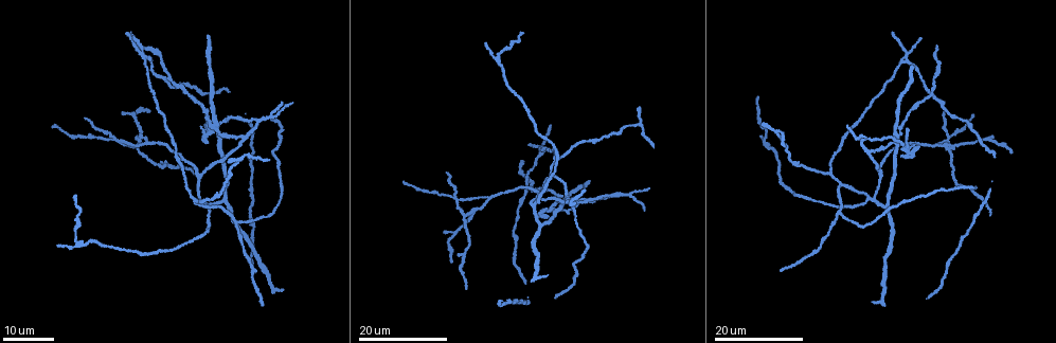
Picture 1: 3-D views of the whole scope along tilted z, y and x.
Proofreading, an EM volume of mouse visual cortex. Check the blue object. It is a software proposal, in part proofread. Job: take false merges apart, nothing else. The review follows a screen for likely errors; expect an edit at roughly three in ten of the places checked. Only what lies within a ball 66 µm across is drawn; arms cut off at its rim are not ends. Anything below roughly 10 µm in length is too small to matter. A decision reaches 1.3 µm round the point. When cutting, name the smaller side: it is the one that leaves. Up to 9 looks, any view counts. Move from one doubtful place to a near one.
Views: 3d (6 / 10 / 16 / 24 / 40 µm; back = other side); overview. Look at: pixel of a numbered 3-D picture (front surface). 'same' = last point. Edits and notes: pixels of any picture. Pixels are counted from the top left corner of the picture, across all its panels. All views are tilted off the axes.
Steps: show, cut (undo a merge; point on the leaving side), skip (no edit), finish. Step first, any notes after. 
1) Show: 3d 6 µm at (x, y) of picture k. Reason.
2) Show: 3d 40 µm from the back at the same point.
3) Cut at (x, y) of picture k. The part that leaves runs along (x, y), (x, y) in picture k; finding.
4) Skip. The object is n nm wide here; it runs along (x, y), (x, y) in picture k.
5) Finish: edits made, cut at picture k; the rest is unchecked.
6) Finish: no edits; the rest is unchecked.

Show: 3d 24 µm at (842, 182) of picture 1. Three-way junction.

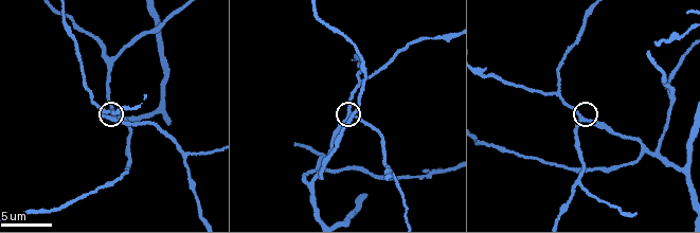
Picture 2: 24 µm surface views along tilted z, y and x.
Show: 3d 10 µm at (115, 120) of picture 2. Zoom in.

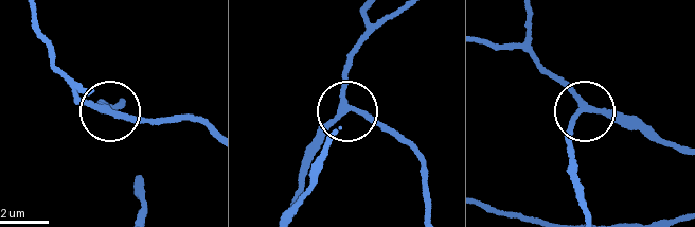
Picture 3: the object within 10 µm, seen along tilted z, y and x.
Show: 3d 10 µm from the back at (587, 105) of picture 3.

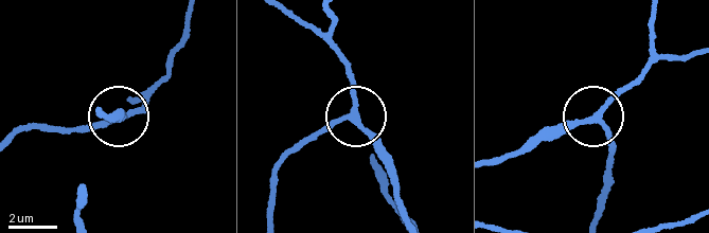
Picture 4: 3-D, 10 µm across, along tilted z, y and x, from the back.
Skip. It runs along (18, 131), (40, 124), (87, 129), (120, 118) in picture 4; continuous, no second neuron.

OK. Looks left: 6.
Show: 3d 24 µm at (143, 54) of picture 1. Four-way junction.

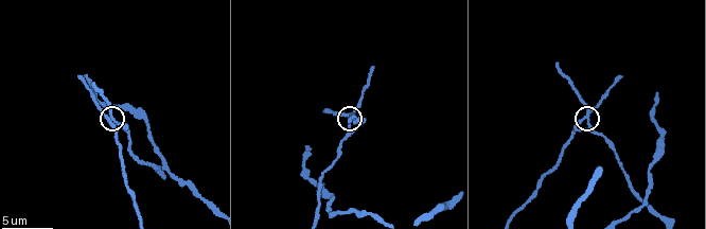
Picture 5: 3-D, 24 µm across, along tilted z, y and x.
Show: 3d 6 µm at (587, 116) of picture 5. Zoom in.

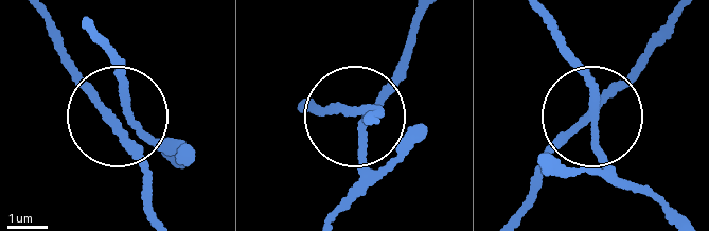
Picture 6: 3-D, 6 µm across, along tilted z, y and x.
Skip. It runs along (156, 213), (118, 120), (173, 150) in picture 6; all the same neuron.

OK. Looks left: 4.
Show: 3d 24 µm at (869, 151) of picture 1. Three arms meet.

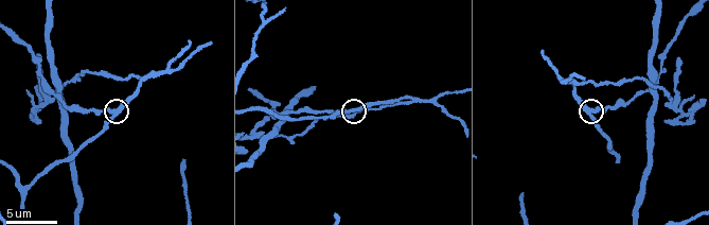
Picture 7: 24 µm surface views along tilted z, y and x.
Show: 3d 10 µm at (592, 111) of picture 7. Closer look.

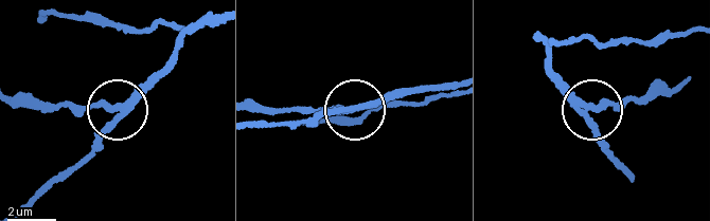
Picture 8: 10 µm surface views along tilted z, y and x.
Cut at (107, 103) of picture 8. 3 arms meet here; the part that leaves runs along (125, 102), (78, 107), (18, 95) in picture 8; two neurons meet here.

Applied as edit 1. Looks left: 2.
Finish: edits made, cut at picture 8; the rest is unchecked.

